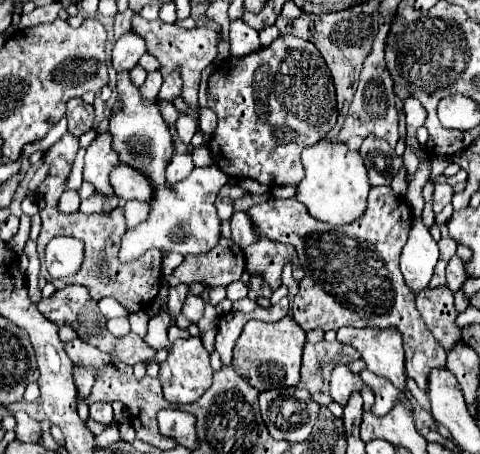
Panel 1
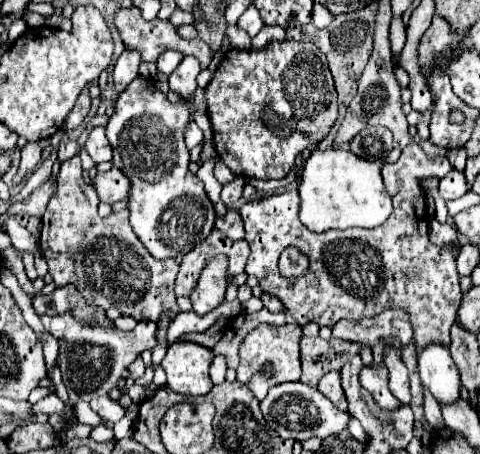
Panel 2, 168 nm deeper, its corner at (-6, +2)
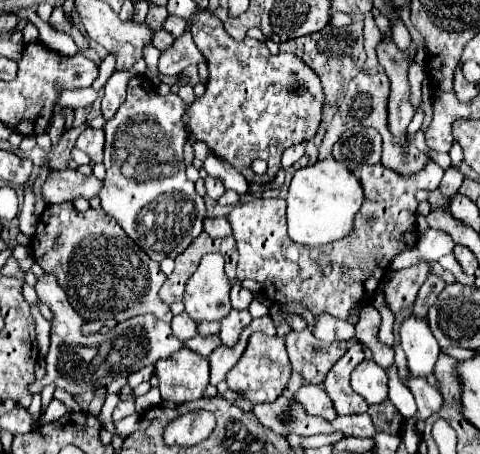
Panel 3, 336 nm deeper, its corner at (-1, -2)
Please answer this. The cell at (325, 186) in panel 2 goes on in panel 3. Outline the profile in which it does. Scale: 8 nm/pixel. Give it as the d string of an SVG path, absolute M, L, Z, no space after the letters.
M319 160L313 166L299 168L289 184L287 222L289 238L305 246L321 246L347 236L353 230L353 218L363 204L361 182L343 164Z

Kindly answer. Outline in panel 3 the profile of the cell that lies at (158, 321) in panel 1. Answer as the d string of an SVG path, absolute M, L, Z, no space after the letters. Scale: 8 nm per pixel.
M179 314L179 316L173 316L171 320L171 328L173 328L173 334L177 338L183 338L183 340L189 340L193 338L197 332L195 332L195 322L189 318L189 314Z

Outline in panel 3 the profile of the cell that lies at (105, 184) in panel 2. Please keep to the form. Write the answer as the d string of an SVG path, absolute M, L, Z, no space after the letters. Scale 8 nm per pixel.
M53 170L43 182L41 194L47 204L61 204L77 196L91 200L93 196L97 196L99 188L101 180L97 180L95 176L83 176L77 170Z

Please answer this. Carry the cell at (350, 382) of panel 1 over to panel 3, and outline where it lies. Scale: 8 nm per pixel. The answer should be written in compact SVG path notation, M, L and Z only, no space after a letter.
M301 386L293 394L293 402L301 404L303 410L307 410L307 414L321 416L327 422L333 422L335 416L337 416L333 406L331 406L327 392L323 390L323 386Z

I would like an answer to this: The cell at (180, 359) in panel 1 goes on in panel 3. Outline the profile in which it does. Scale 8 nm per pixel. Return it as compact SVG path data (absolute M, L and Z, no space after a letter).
M183 348L155 364L163 400L177 404L199 400L209 384L209 360Z

